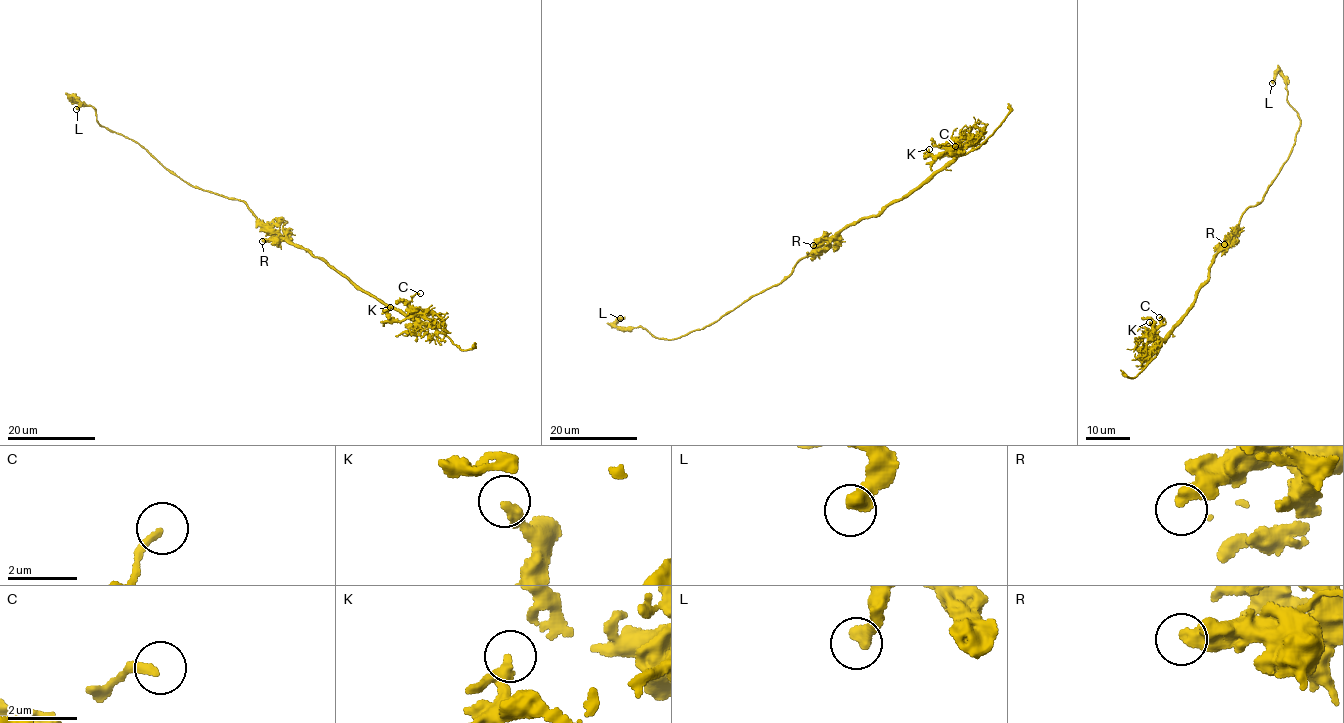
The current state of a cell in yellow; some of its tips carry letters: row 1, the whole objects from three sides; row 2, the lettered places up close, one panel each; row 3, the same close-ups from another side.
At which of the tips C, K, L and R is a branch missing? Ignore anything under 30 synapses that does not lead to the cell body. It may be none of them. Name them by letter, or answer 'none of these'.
none of these

